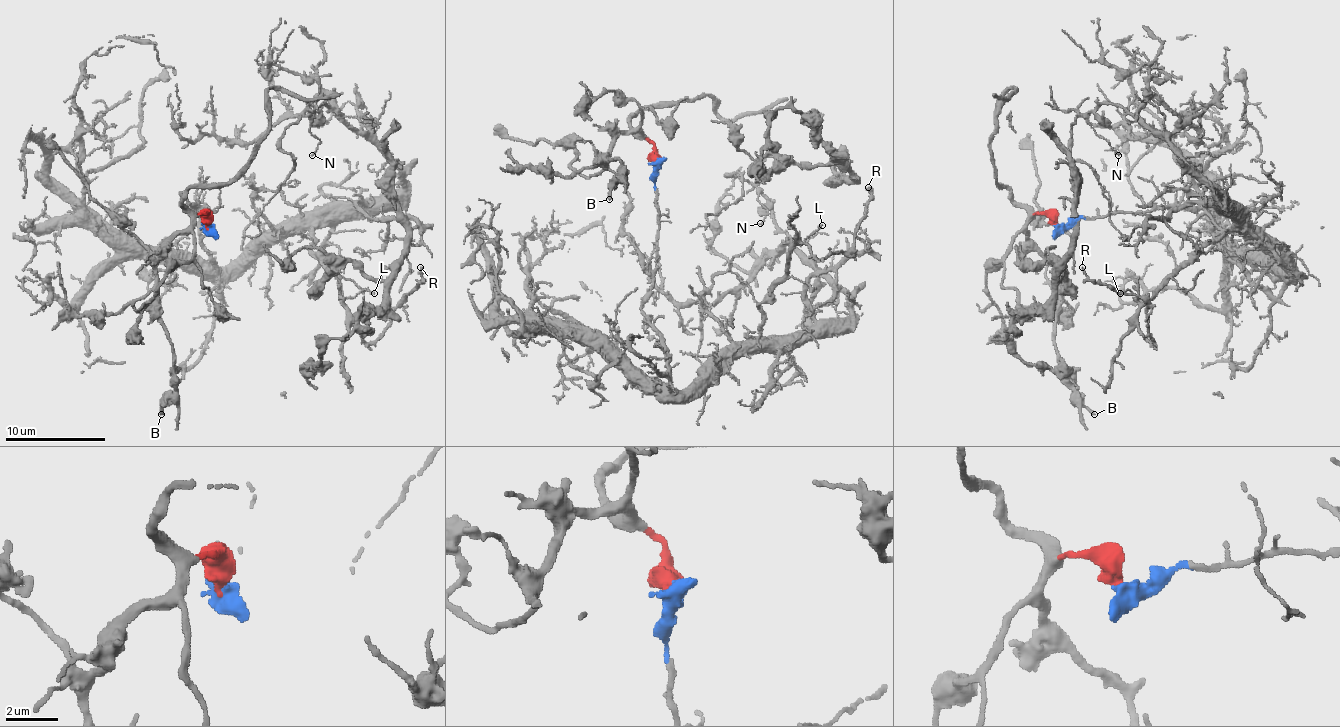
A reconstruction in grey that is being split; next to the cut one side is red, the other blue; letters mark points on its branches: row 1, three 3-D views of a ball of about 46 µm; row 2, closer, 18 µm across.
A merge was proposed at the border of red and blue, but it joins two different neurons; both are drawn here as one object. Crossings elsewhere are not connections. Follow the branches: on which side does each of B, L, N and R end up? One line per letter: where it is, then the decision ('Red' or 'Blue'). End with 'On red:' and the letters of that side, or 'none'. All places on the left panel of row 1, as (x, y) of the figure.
B: Place: (161, 414). Red
L: Place: (374, 293). Blue
N: Place: (312, 155). Blue
R: Place: (420, 267). Blue
On red: B

